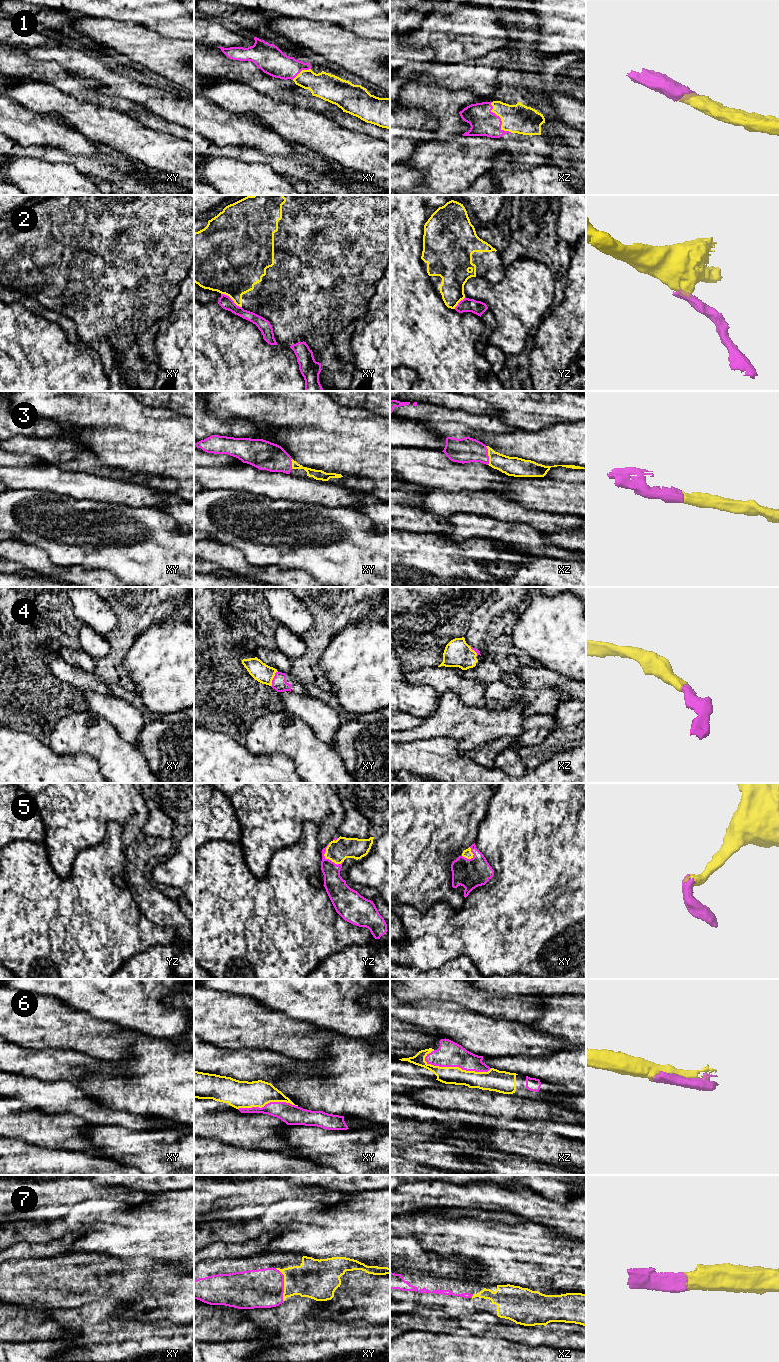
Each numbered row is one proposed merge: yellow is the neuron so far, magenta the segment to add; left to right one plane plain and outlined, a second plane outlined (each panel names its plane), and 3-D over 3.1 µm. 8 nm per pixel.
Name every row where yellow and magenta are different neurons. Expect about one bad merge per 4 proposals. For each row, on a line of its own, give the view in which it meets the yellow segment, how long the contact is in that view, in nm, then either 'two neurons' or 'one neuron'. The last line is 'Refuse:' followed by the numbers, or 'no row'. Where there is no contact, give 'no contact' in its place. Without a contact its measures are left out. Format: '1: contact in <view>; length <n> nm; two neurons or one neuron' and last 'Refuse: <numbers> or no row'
1: contact in xz; length 300 nm; one neuron
2: contact in xy; length 200 nm; two neurons
3: contact in xz; length 150 nm; one neuron
4: contact in xy; length 140 nm; one neuron
5: contact in yz; length 190 nm; one neuron
6: contact in xz; length 550 nm; one neuron
7: contact in xy; length 280 nm; one neuron
Refuse: 2

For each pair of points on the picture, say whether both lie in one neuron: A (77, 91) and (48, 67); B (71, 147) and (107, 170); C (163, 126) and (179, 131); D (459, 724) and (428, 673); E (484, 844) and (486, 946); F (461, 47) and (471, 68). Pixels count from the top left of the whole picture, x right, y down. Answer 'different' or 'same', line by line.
A: same
B: different
C: same
D: different
E: same
F: different

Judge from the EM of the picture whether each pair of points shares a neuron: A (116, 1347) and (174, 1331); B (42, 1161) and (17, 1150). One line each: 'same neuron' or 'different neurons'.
A: same neuron
B: same neuron

